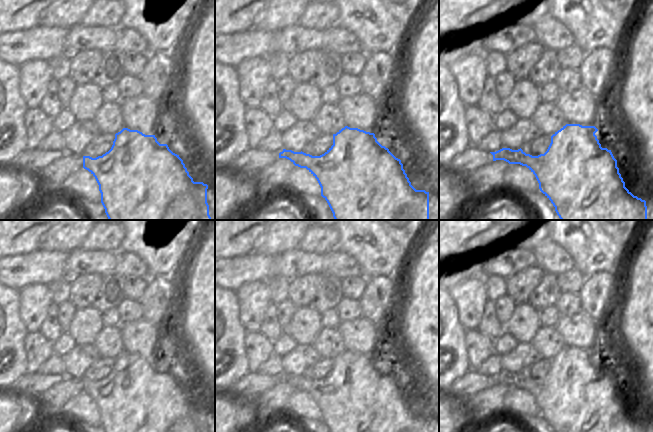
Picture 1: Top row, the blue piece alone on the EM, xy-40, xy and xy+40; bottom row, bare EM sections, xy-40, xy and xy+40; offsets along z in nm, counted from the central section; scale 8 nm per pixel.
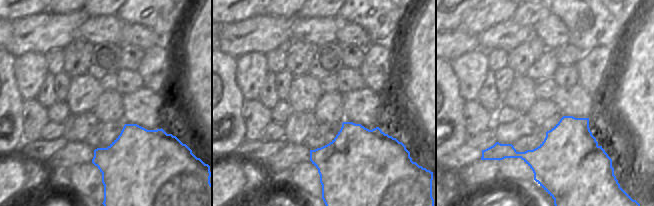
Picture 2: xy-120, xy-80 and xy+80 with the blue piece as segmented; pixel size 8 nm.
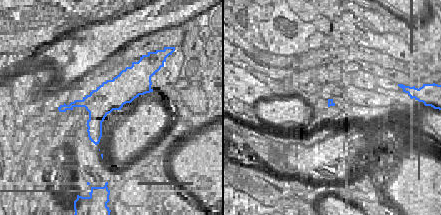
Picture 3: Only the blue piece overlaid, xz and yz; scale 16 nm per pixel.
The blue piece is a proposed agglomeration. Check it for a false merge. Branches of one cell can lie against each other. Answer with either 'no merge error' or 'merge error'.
no merge error

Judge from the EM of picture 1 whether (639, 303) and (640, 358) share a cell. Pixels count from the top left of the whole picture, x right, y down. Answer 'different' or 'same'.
same

